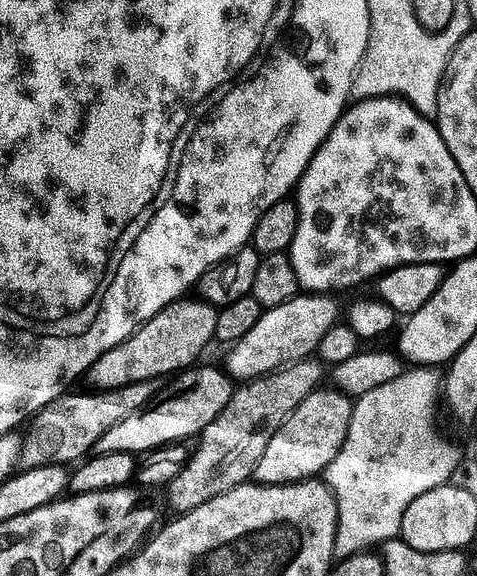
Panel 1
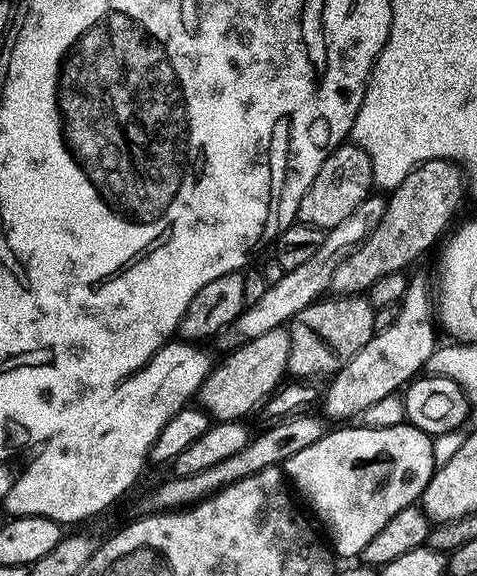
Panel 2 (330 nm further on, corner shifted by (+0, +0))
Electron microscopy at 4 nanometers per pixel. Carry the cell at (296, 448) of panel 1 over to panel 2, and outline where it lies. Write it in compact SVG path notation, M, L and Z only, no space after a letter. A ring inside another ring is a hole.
M424 274L409 279L407 293L401 301L400 317L392 328L377 333L369 346L337 375L325 391L322 408L336 422L348 422L354 416L361 417L370 407L399 393L426 367L428 360L438 349L436 342L436 318L434 304L430 302L430 286Z

